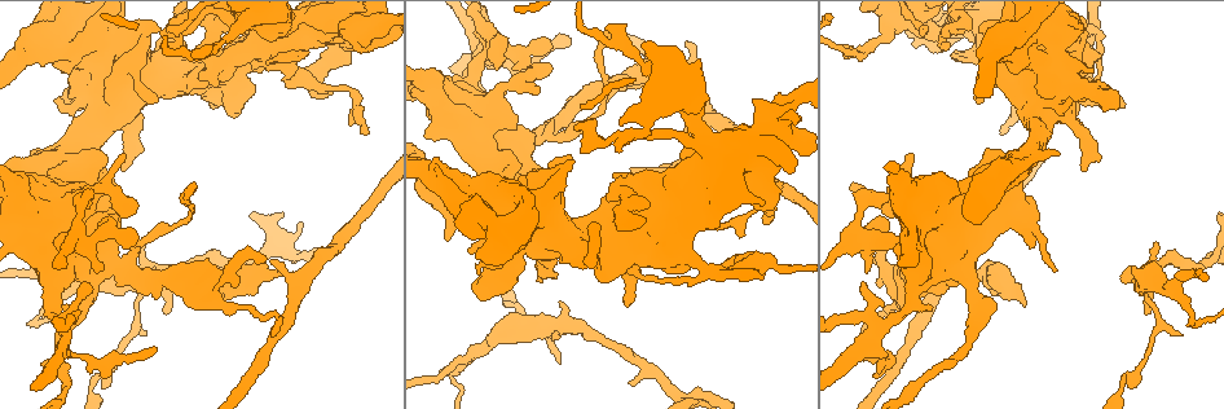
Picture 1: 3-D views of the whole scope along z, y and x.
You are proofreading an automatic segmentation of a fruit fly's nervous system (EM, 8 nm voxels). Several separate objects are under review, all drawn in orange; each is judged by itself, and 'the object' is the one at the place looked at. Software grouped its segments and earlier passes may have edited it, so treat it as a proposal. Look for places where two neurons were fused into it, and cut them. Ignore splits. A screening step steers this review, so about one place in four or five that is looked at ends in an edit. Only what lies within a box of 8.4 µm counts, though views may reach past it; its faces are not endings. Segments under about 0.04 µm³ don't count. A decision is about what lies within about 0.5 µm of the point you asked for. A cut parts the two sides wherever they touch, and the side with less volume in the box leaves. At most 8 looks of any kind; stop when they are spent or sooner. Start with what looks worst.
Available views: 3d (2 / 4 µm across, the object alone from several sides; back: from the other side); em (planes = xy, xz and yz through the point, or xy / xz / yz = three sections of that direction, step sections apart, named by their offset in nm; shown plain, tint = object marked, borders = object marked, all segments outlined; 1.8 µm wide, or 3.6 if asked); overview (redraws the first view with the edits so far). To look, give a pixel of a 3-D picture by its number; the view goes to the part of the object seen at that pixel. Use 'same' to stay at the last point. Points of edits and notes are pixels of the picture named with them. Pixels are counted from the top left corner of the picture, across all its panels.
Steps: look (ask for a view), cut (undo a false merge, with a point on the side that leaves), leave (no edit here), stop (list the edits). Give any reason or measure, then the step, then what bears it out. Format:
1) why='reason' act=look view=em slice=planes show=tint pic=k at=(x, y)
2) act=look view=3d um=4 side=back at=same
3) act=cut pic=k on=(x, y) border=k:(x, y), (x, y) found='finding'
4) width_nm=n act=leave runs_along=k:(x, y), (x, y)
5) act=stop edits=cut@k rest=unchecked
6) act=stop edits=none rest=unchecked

act=look view=3d um=4 pic=1 at=(549, 324)

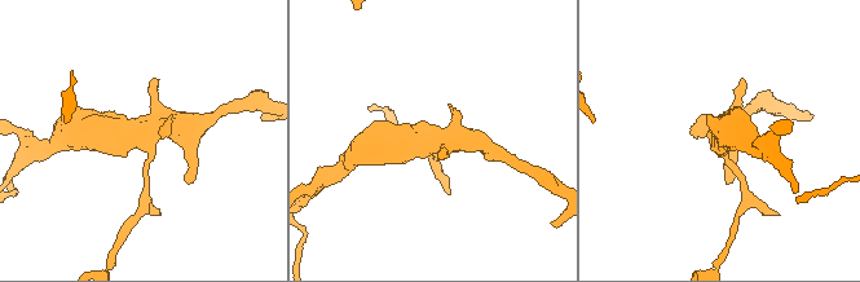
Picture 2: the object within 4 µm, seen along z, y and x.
why='need the tissue' act=look view=em slice=xz step=4 show=tint pic=2 at=(430, 140)

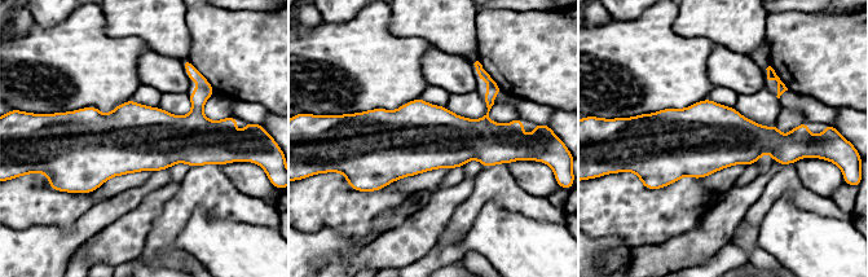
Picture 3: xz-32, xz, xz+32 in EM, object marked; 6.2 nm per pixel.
why='cut it another way' act=look view=em slice=planes show=tint at=same

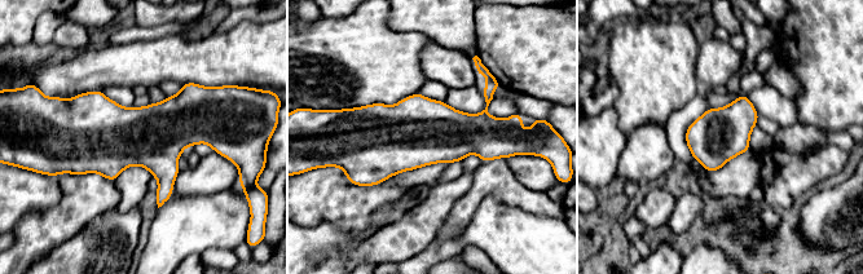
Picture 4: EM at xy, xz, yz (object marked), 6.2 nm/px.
width_nm=340 act=leave found='continuous, no second neuron'

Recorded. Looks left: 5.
why='closes a loop' act=look view=em um=3.6 slice=planes show=tint pic=1 at=(71, 206)

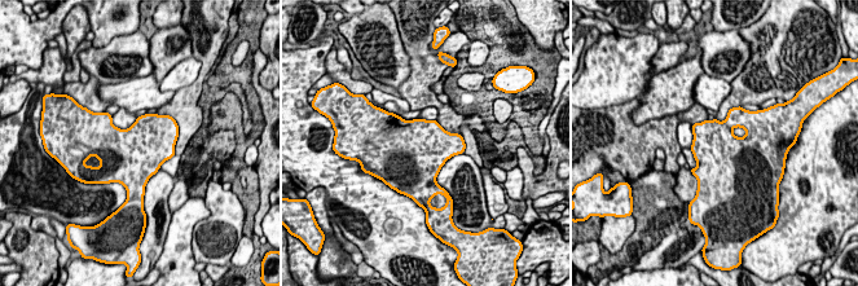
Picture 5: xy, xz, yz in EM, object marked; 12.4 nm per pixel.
act=leave found='all the same neuron'

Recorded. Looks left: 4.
why='sudden change in width' act=look view=3d um=4 pic=1 at=(777, 127)

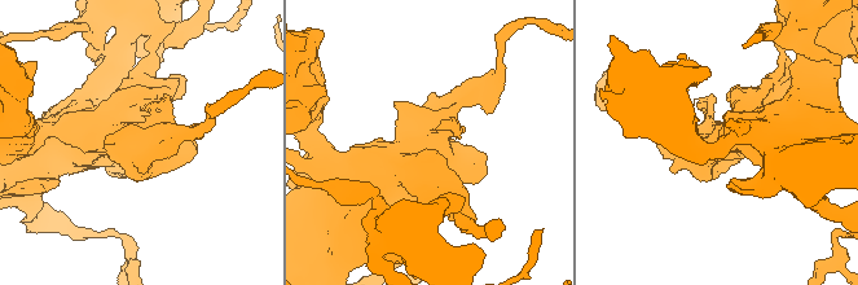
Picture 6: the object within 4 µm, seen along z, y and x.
why='shape alone is not enough' act=look view=em um=3.6 slice=planes show=tint pic=6 at=(712, 141)

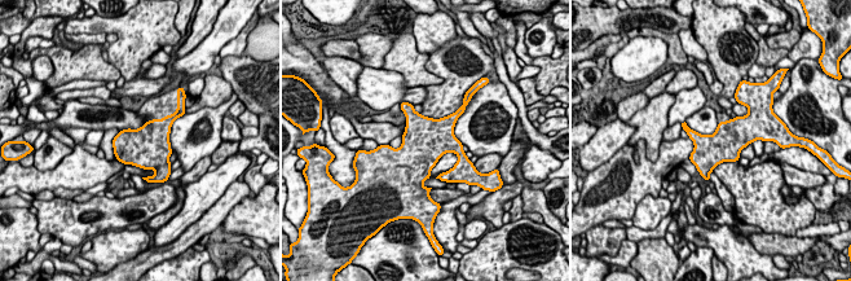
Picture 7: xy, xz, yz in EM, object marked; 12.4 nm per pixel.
act=leave found='all the same neuron'

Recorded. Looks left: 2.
act=look view=em slice=yz step=8 show=tint pic=1 at=(1193, 316)

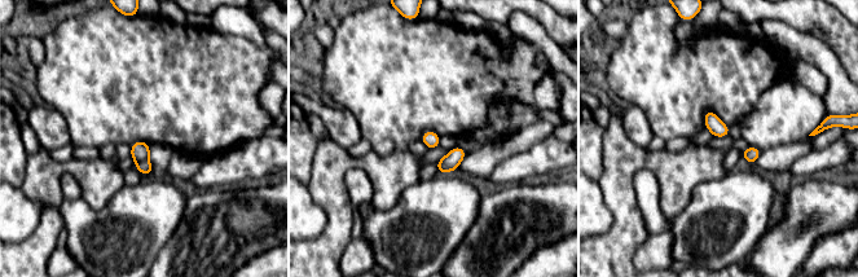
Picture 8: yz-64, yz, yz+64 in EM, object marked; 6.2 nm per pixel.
act=cut pic=8 on=(145, 167) border=8:(148, 158), (136, 165) found='two neurons meet here'

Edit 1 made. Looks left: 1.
act=stop edits=cut@8 rest=unchecked

